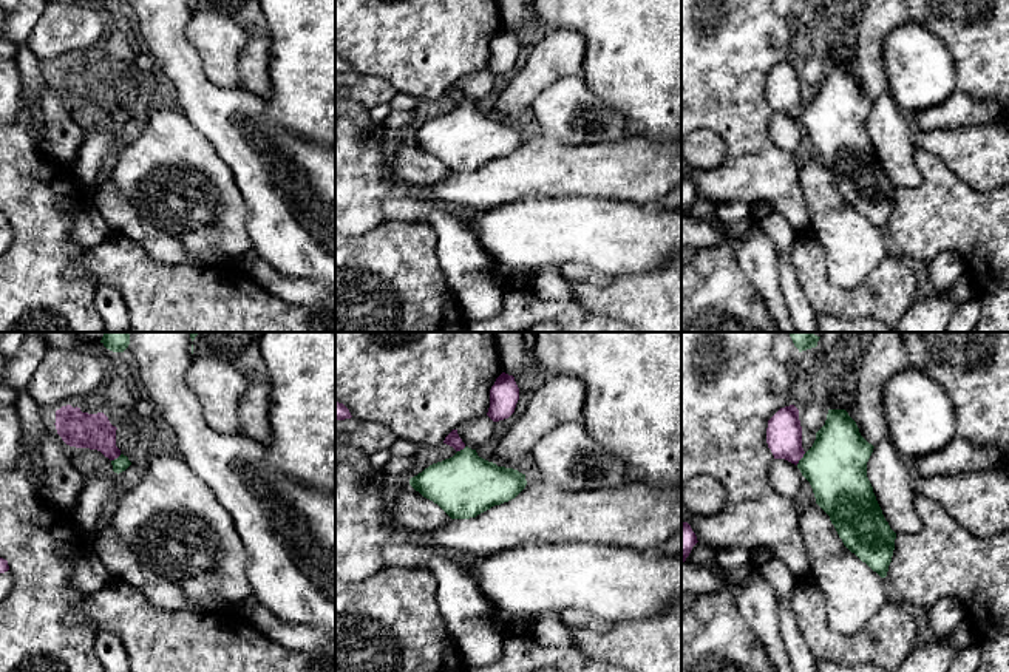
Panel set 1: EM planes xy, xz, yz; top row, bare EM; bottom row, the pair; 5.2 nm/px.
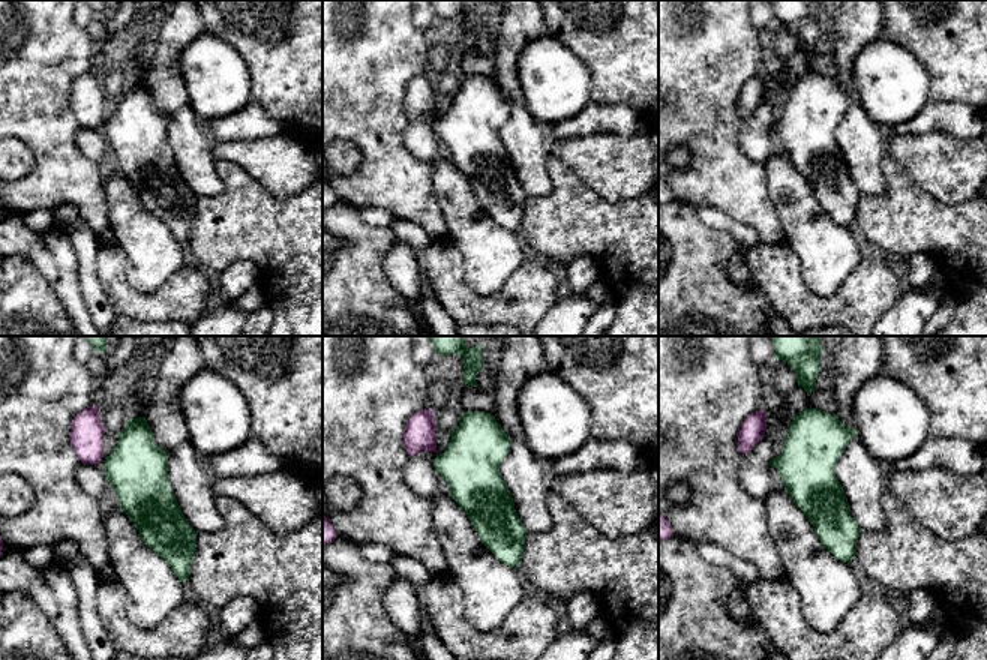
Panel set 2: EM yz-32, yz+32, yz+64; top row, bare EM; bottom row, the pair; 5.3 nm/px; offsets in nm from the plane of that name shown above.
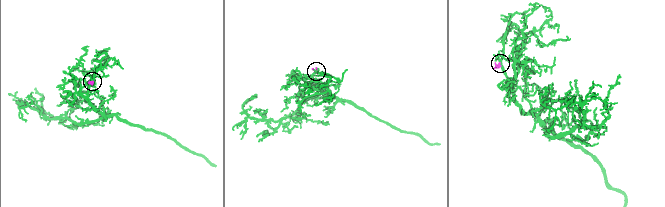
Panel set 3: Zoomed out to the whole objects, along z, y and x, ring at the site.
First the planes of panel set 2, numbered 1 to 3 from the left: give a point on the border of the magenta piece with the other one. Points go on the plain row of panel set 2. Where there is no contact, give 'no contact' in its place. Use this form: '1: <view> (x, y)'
1: no contact
2: no contact
3: no contact

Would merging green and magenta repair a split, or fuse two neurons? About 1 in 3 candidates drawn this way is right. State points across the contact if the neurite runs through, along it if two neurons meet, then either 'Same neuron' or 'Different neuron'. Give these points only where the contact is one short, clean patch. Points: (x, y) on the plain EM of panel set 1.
Path across: yz (836, 118), (810, 118), (801, 113), (788, 101), (784, 88). Same neuron

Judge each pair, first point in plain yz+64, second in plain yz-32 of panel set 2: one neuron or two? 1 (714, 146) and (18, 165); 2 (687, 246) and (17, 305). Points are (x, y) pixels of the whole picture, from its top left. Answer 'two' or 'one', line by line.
1: two
2: one

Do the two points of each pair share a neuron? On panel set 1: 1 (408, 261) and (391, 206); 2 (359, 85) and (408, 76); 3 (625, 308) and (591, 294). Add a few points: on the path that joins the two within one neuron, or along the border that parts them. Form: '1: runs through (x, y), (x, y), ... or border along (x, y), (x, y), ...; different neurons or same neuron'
1: border along (431, 226), (422, 221), (382, 221), (362, 234); different neurons
2: border along (353, 70), (383, 78), (397, 91); different neurons
3: runs through (617, 300), (598, 300); same neuron

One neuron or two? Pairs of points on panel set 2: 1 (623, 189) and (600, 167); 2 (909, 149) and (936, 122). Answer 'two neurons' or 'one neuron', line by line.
1: one neuron
2: two neurons

